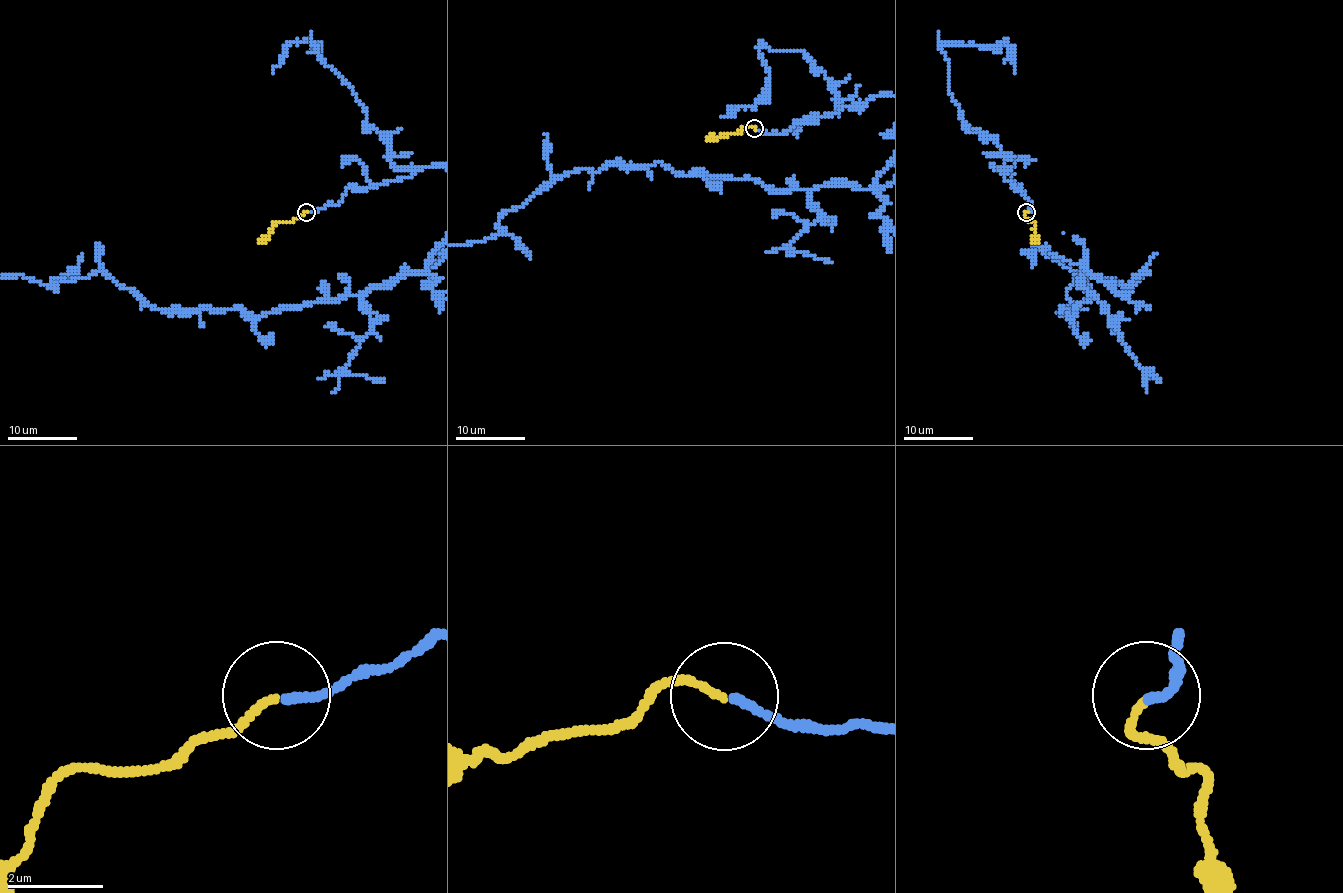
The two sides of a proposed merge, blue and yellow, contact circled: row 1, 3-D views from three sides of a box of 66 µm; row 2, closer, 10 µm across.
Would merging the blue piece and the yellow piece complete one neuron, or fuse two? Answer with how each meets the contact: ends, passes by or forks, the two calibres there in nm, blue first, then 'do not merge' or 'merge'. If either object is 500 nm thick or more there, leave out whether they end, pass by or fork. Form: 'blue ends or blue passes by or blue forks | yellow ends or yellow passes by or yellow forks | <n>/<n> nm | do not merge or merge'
blue ends | yellow ends | 180/150 nm | merge

